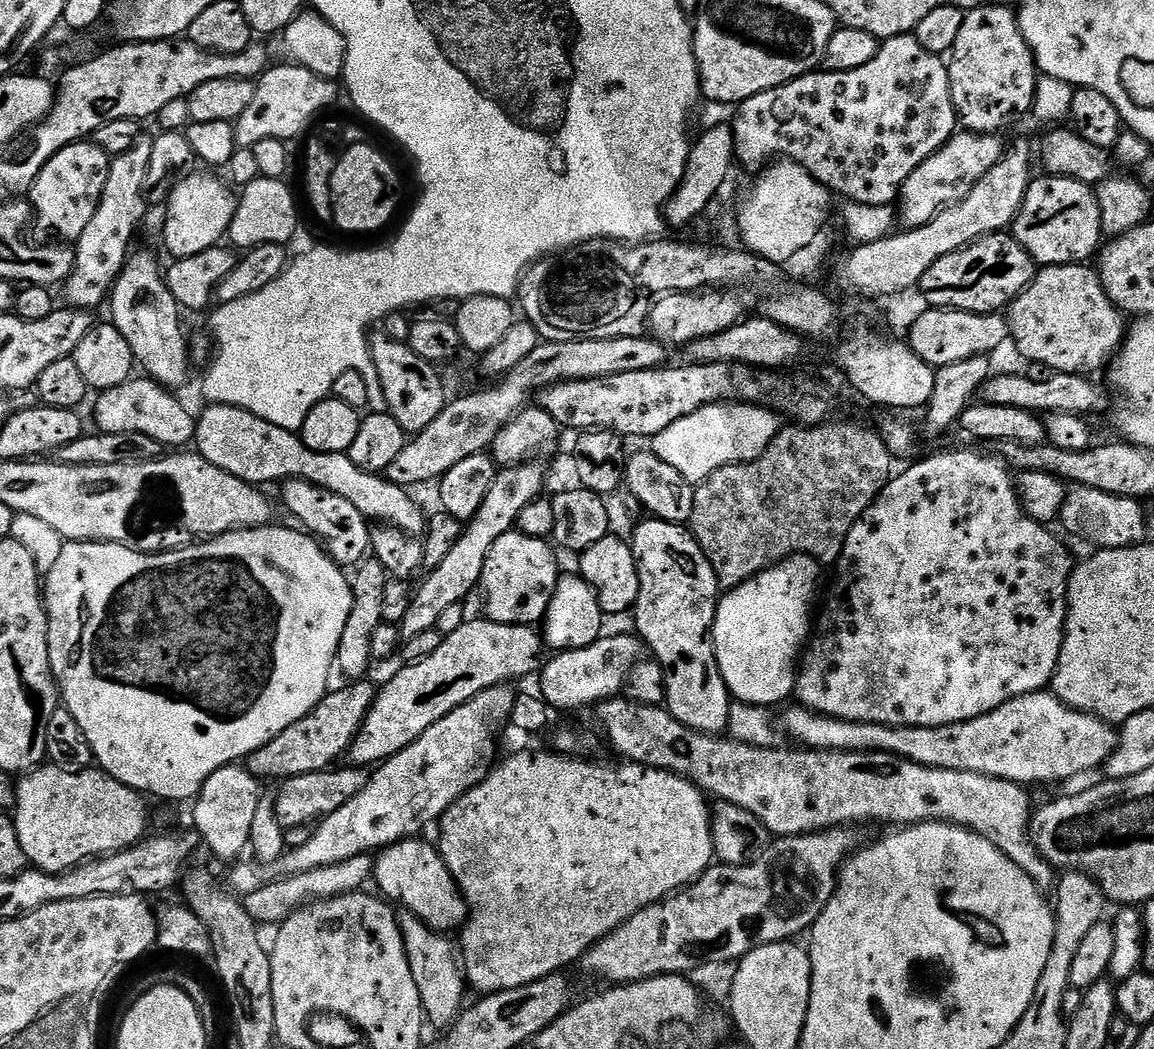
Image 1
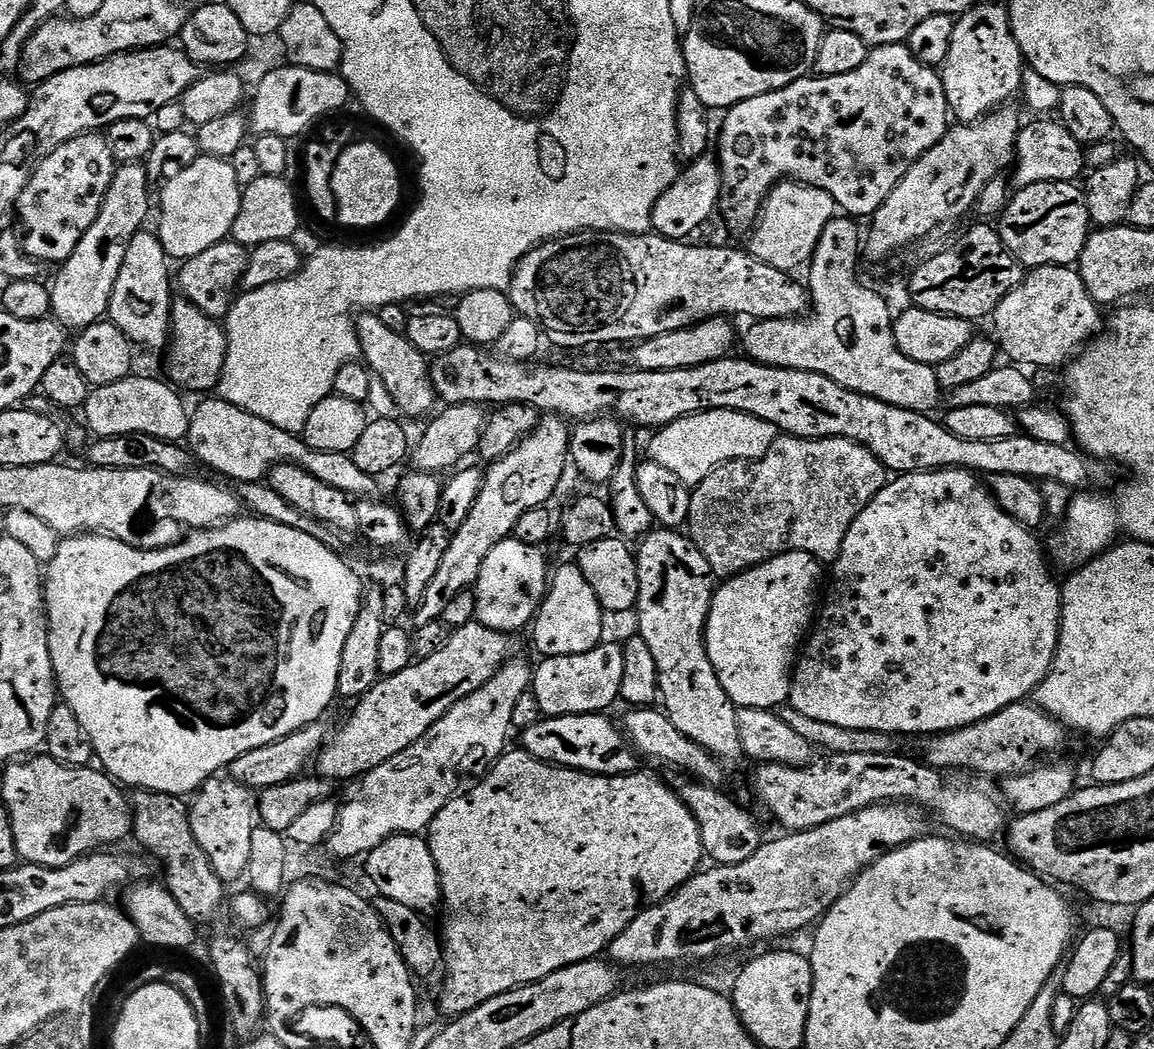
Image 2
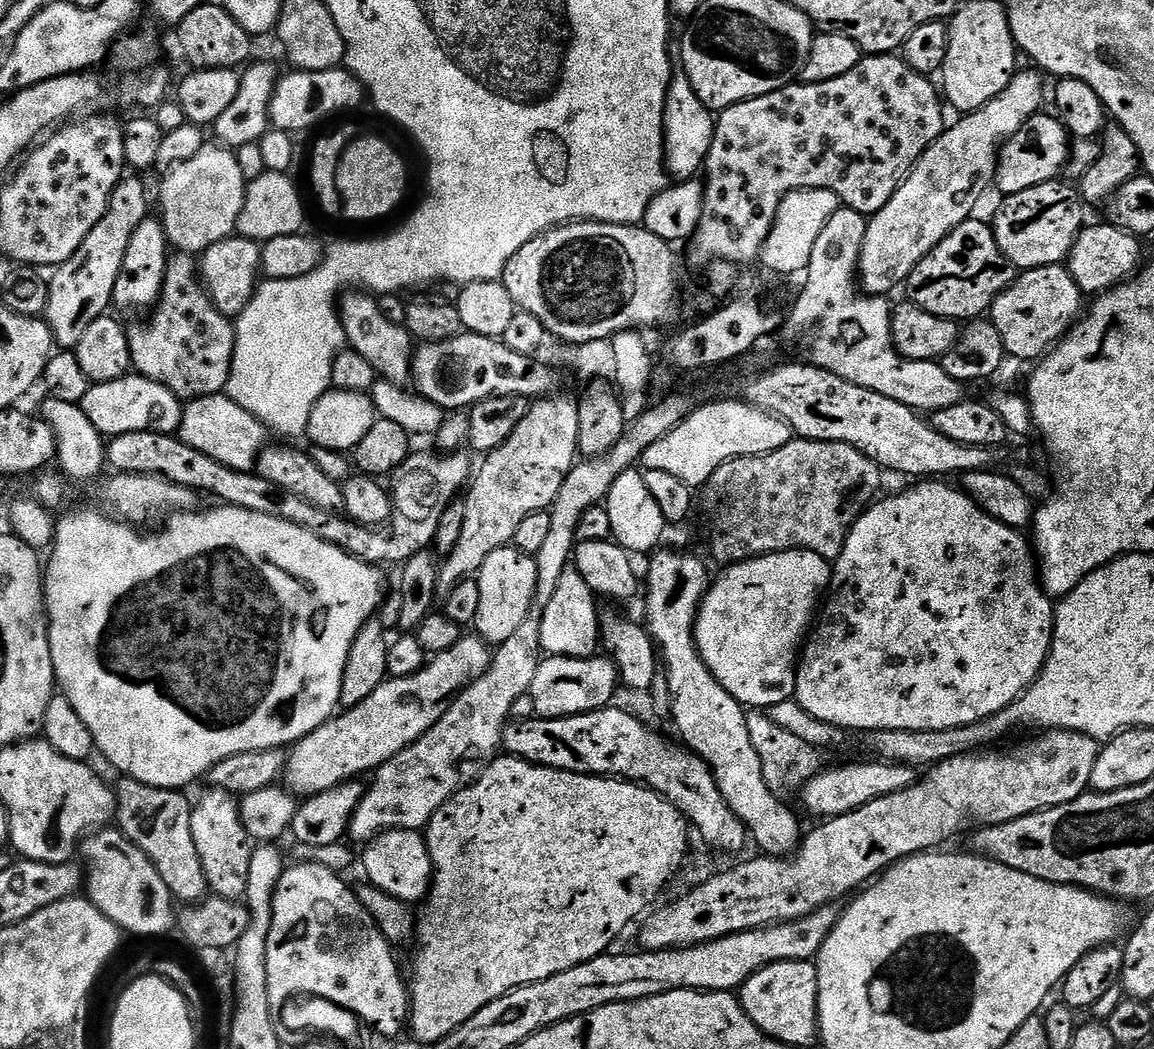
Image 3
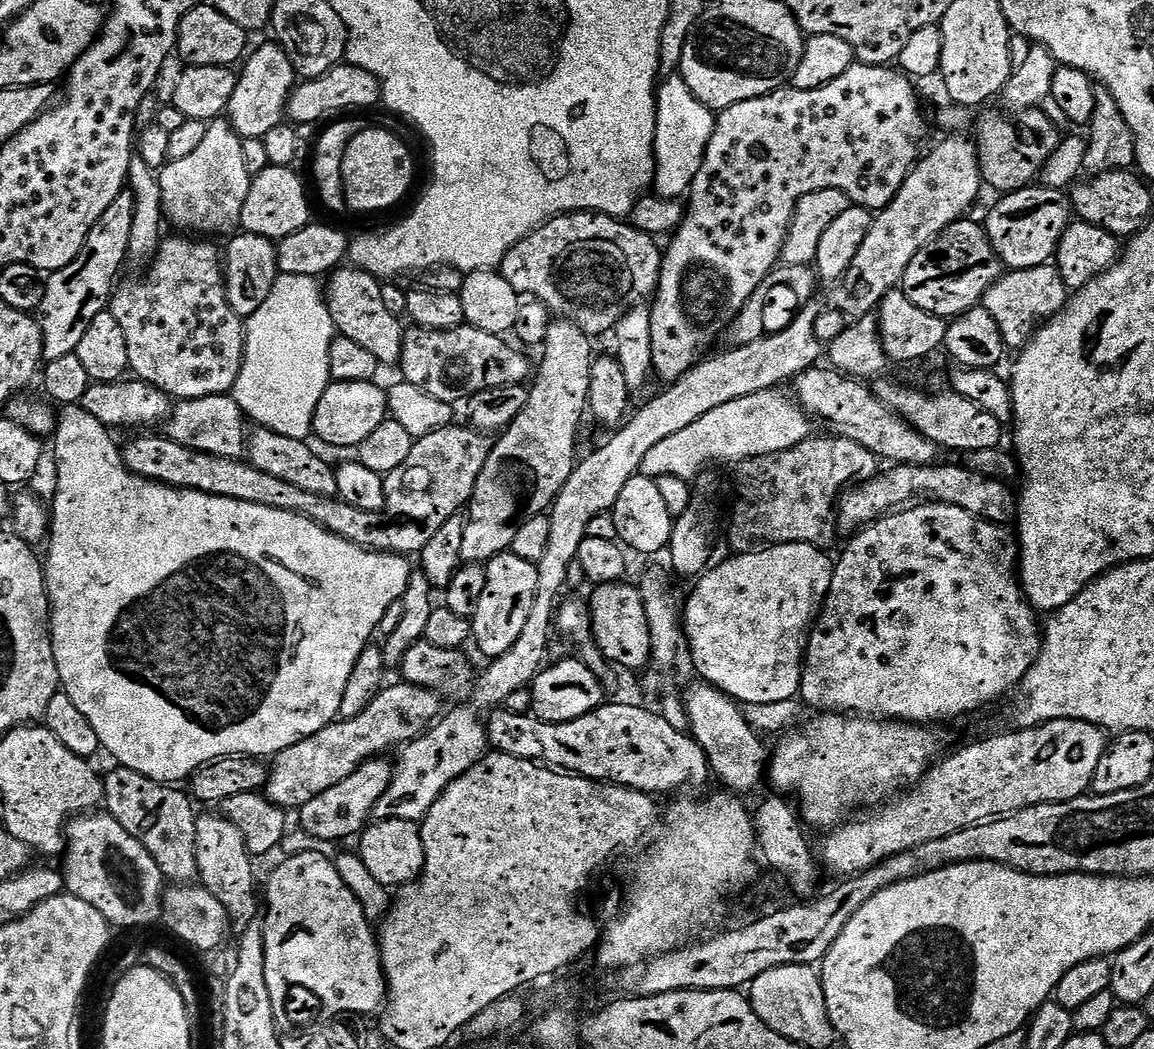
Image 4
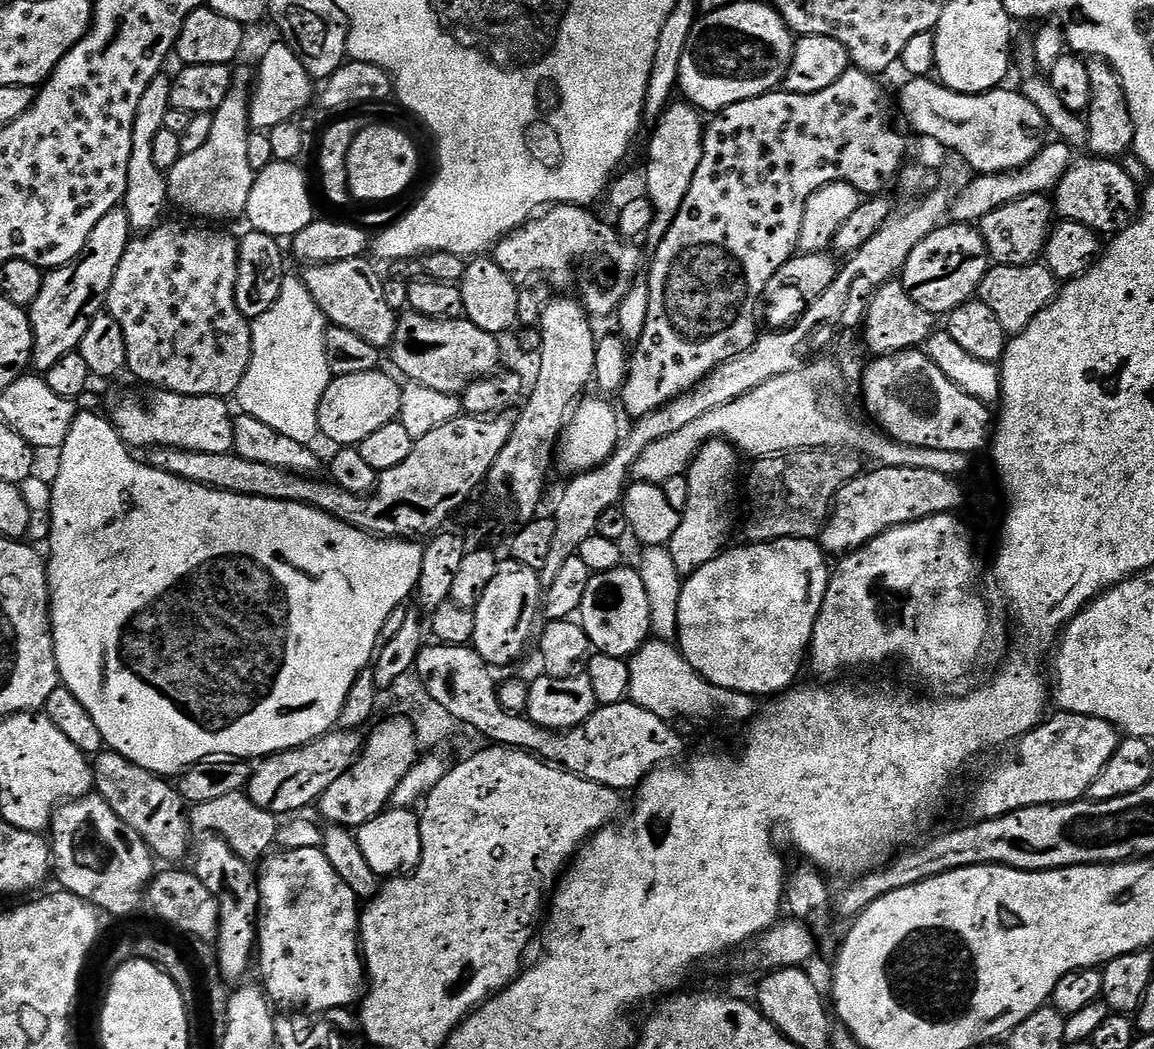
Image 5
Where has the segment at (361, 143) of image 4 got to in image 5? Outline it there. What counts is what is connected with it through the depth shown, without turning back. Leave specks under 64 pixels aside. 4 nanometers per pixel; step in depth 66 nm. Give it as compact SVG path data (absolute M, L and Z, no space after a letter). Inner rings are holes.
M376 124L373 128L372 125L365 126L358 138L354 138L354 146L350 146L348 177L352 200L365 200L368 204L392 200L411 186L419 168L420 156L416 153L416 144L406 133L388 124Z

